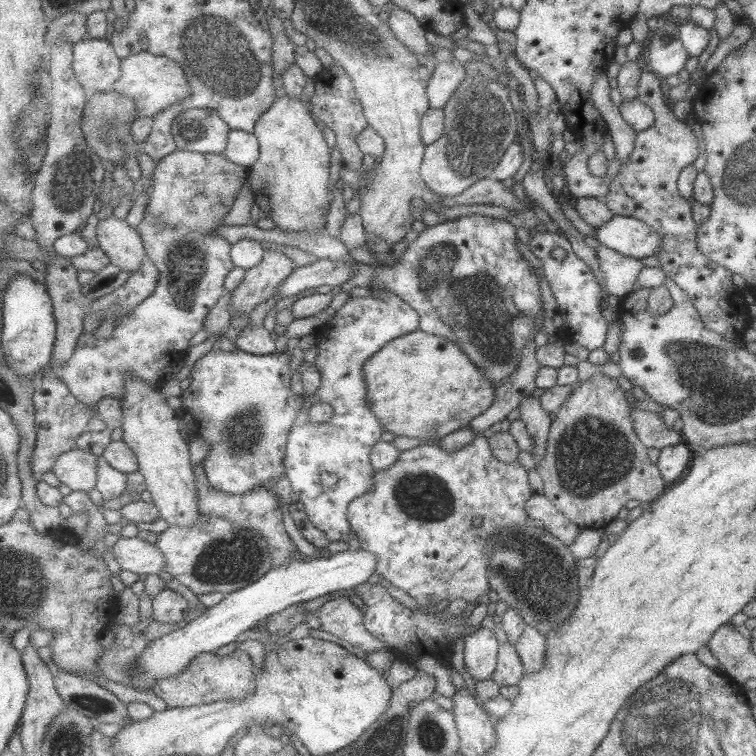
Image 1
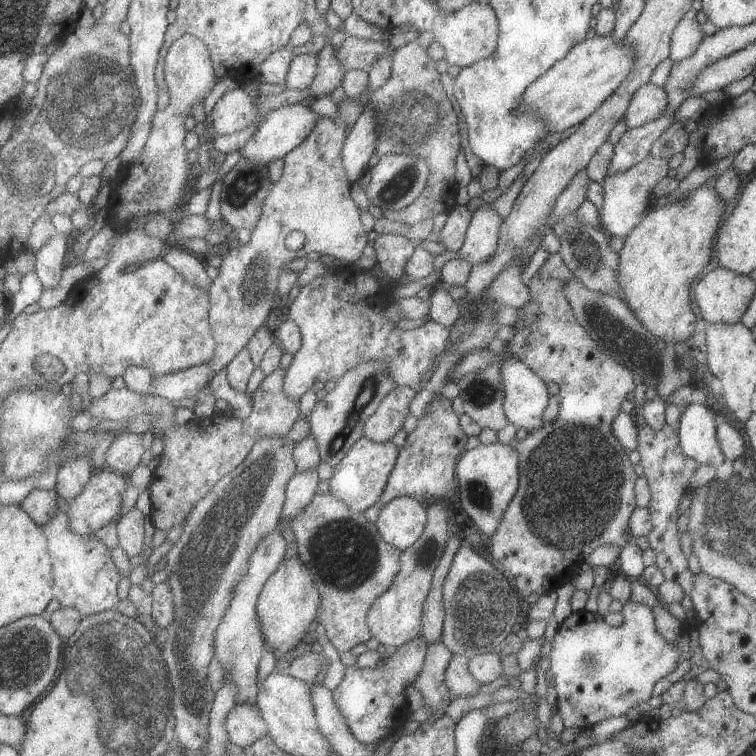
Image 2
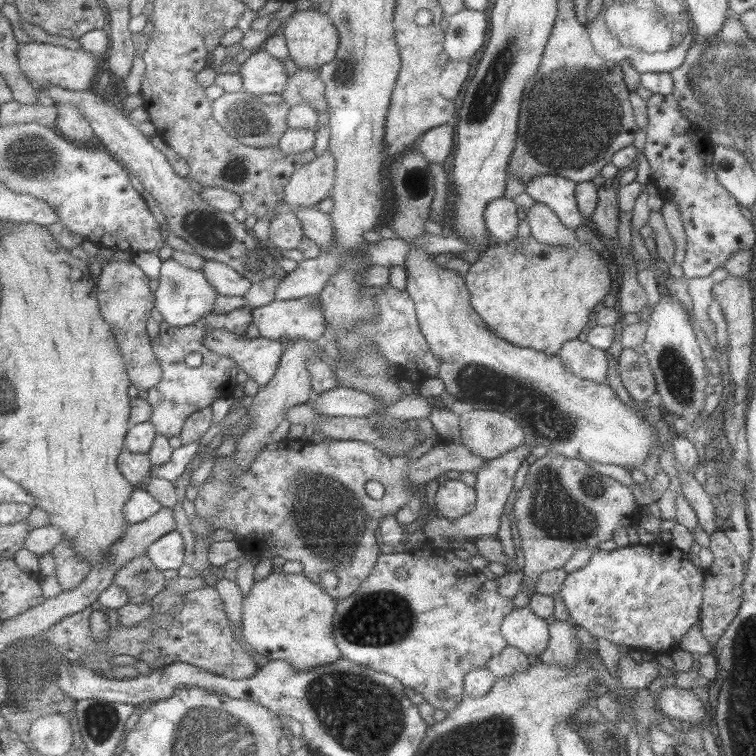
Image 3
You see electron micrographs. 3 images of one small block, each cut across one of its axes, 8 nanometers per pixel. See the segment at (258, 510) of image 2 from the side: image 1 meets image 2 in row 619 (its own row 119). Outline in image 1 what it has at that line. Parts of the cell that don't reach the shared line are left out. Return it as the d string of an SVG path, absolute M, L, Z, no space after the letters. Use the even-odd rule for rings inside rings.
M193 108L173 120L172 132L181 150L221 154L230 139L230 124L212 108Z

